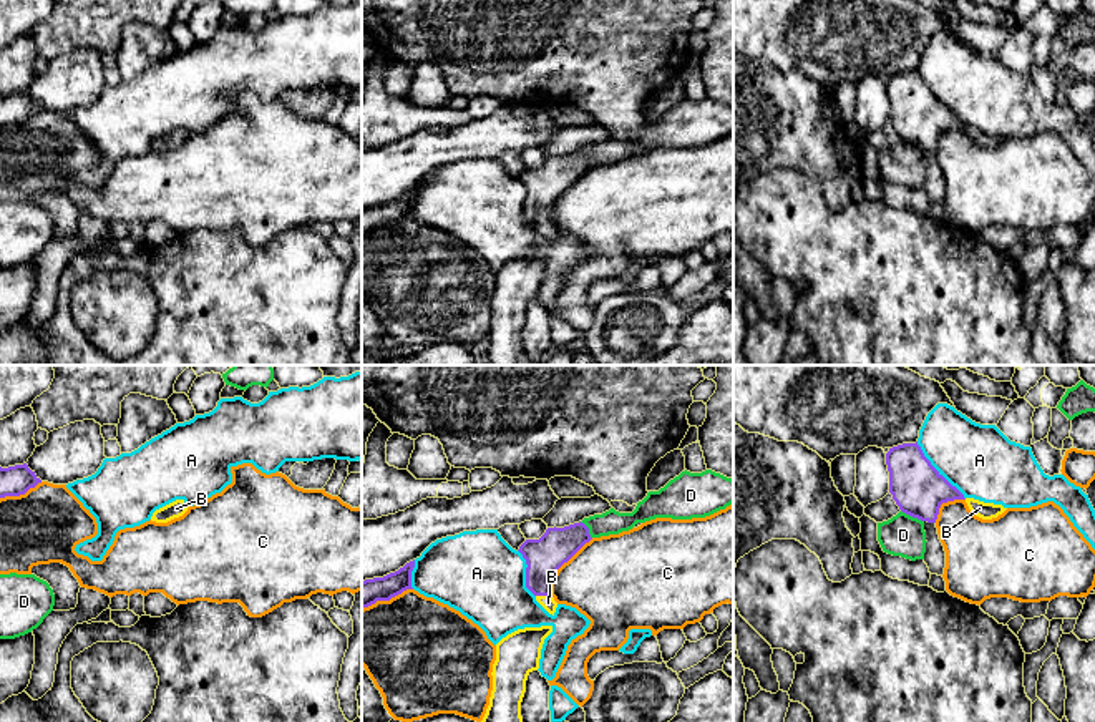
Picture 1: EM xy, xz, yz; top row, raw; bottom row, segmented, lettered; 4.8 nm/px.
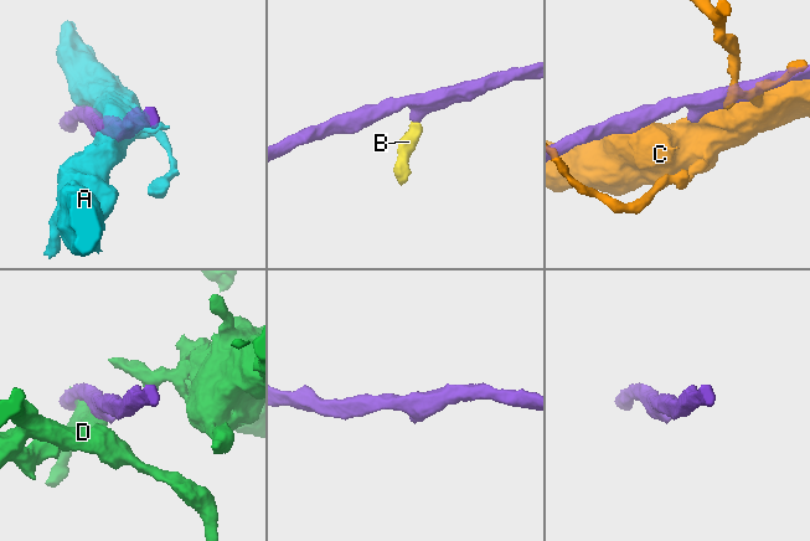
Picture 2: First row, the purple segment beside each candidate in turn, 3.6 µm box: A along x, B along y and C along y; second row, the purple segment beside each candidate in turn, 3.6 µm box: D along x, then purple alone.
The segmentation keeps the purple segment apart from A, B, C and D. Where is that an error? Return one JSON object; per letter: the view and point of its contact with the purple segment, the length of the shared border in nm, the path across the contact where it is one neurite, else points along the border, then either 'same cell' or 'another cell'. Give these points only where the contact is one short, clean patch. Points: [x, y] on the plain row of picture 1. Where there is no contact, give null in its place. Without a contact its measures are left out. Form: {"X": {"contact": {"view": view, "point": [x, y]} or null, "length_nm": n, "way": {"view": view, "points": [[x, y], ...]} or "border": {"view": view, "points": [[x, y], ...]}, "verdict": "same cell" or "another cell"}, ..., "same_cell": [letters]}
{"A": {"contact": {"view": "yz", "point": [936, 98]}, "length_nm": 360, "verdict": "another cell"}, "B": {"contact": {"view": "xz", "point": [543, 223]}, "length_nm": 70, "way": {"view": "xz", "points": [[545, 185], [543, 223], [548, 231]]}, "verdict": "same cell"}, "C": {"contact": {"view": "xz", "point": [563, 191]}, "length_nm": 360, "verdict": "another cell"}, "D": {"contact": {"view": "yz", "point": [913, 145]}, "length_nm": 130, "verdict": "another cell"}, "same_cell": ["B"]}

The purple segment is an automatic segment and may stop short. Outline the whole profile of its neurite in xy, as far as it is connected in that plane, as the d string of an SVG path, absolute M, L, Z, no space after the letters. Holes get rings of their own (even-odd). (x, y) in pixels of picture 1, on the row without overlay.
M27 91L8 96L0 95L0 126L25 123L41 108L28 96Z

